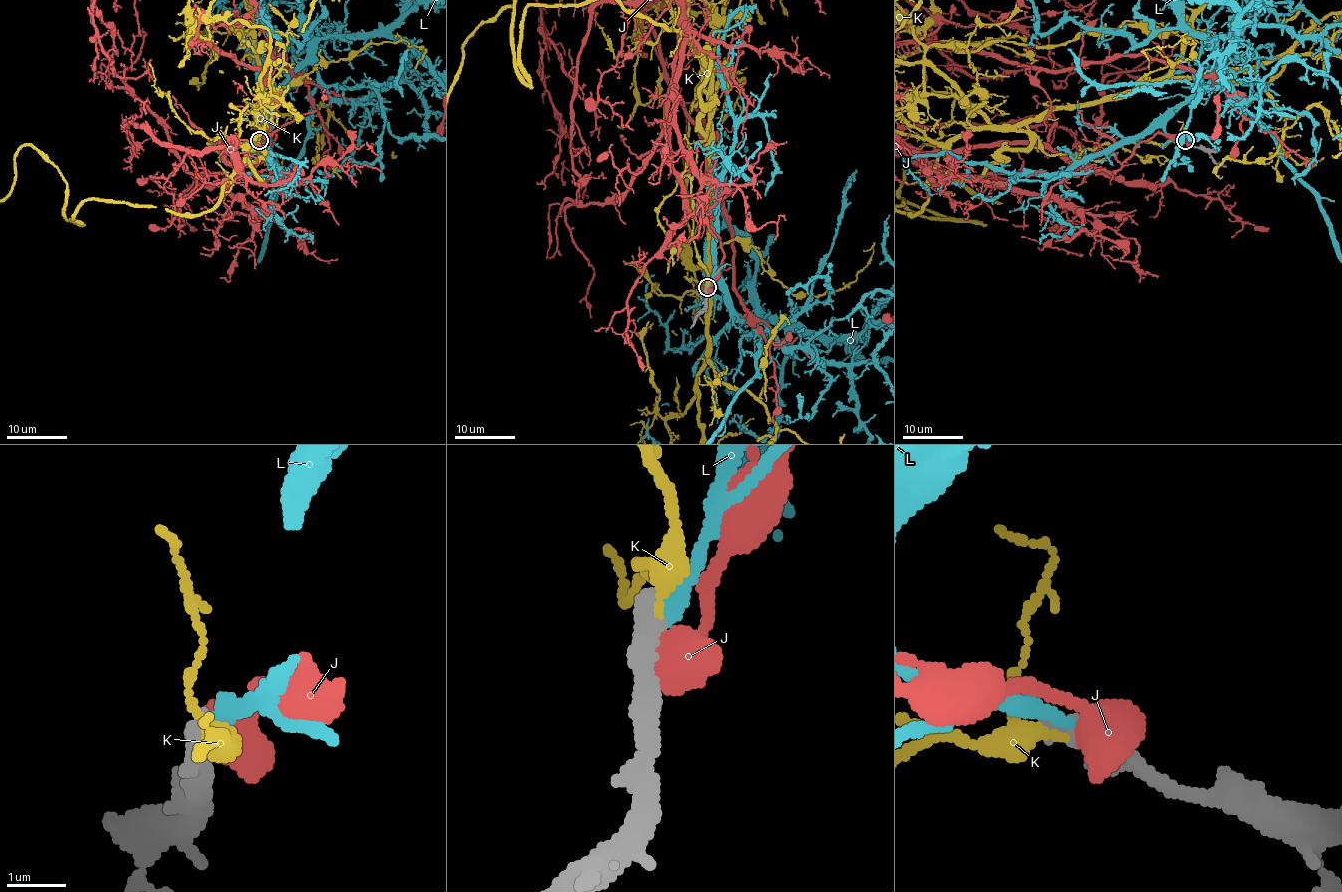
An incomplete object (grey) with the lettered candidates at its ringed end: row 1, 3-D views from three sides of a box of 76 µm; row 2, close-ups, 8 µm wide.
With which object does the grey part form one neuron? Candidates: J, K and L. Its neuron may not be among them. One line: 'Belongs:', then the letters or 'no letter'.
Belongs: L

